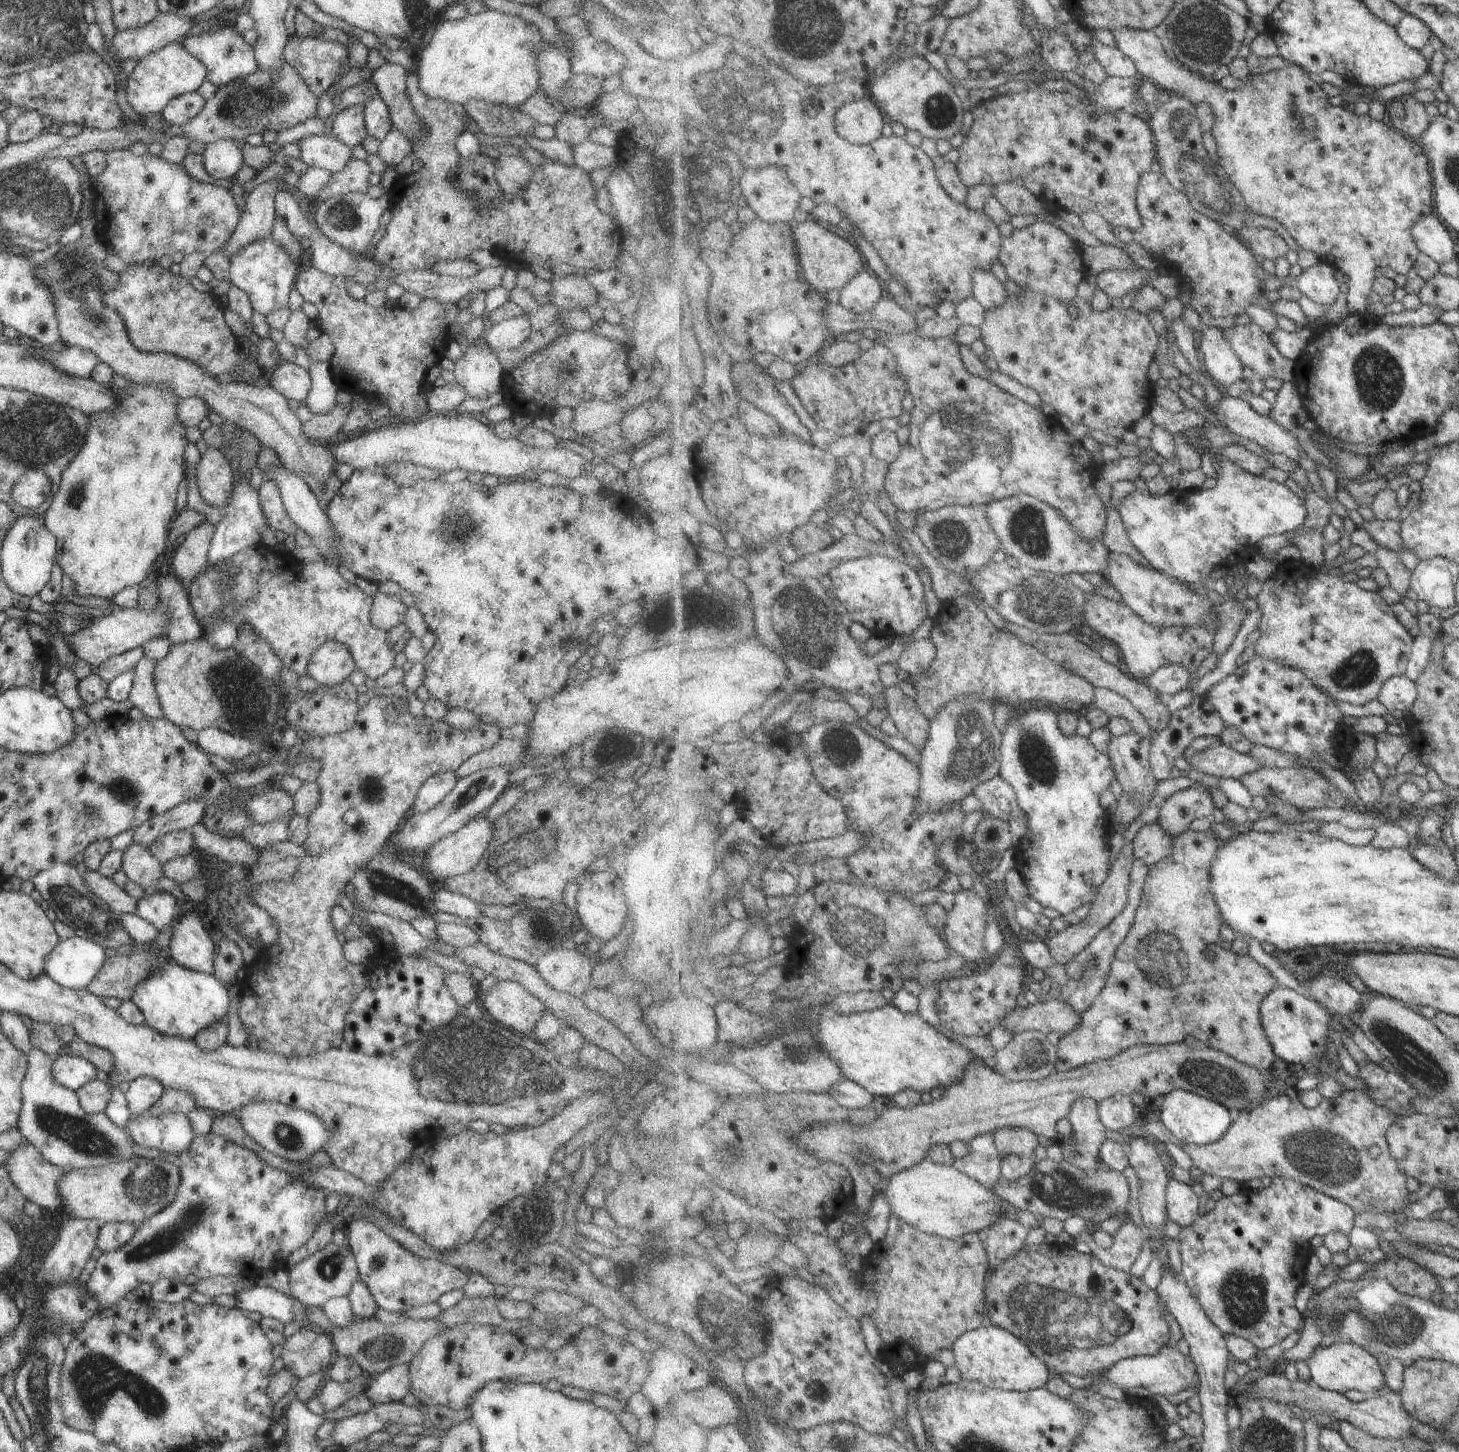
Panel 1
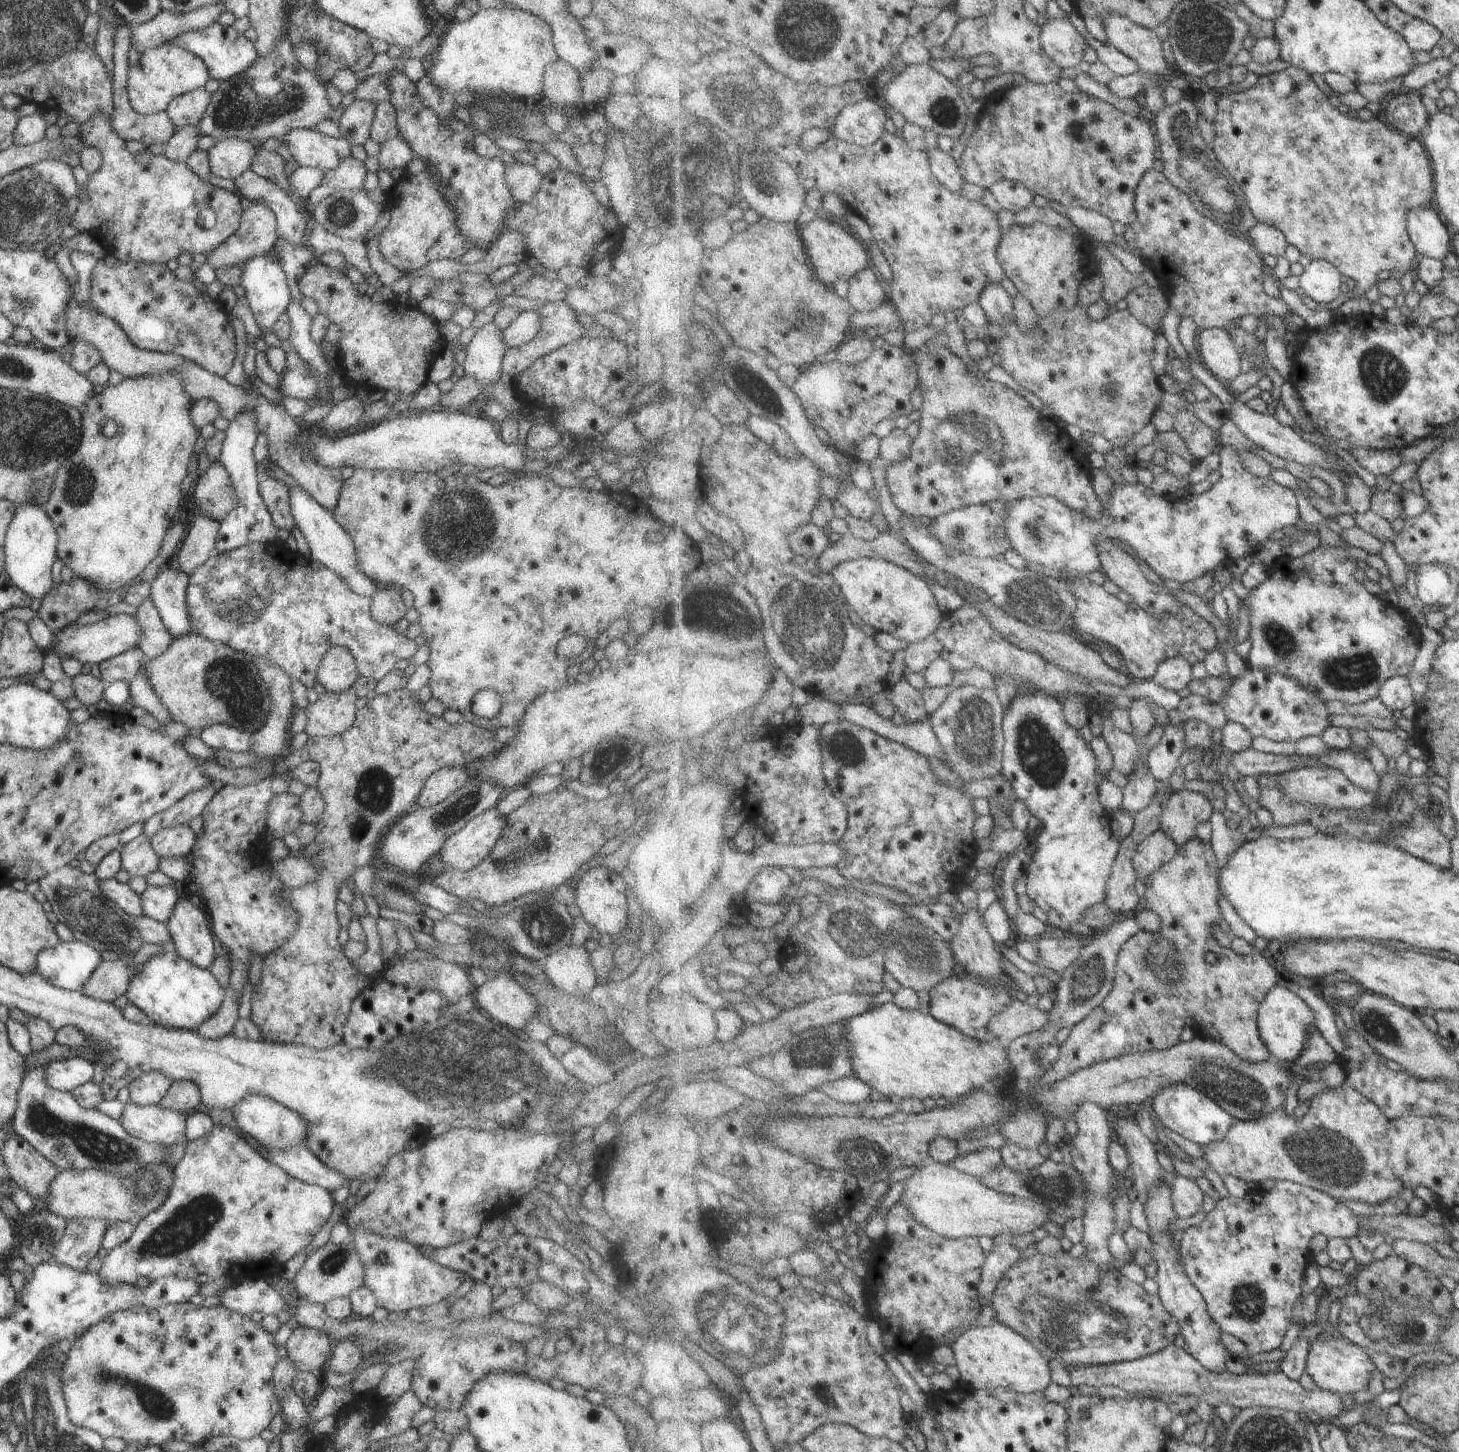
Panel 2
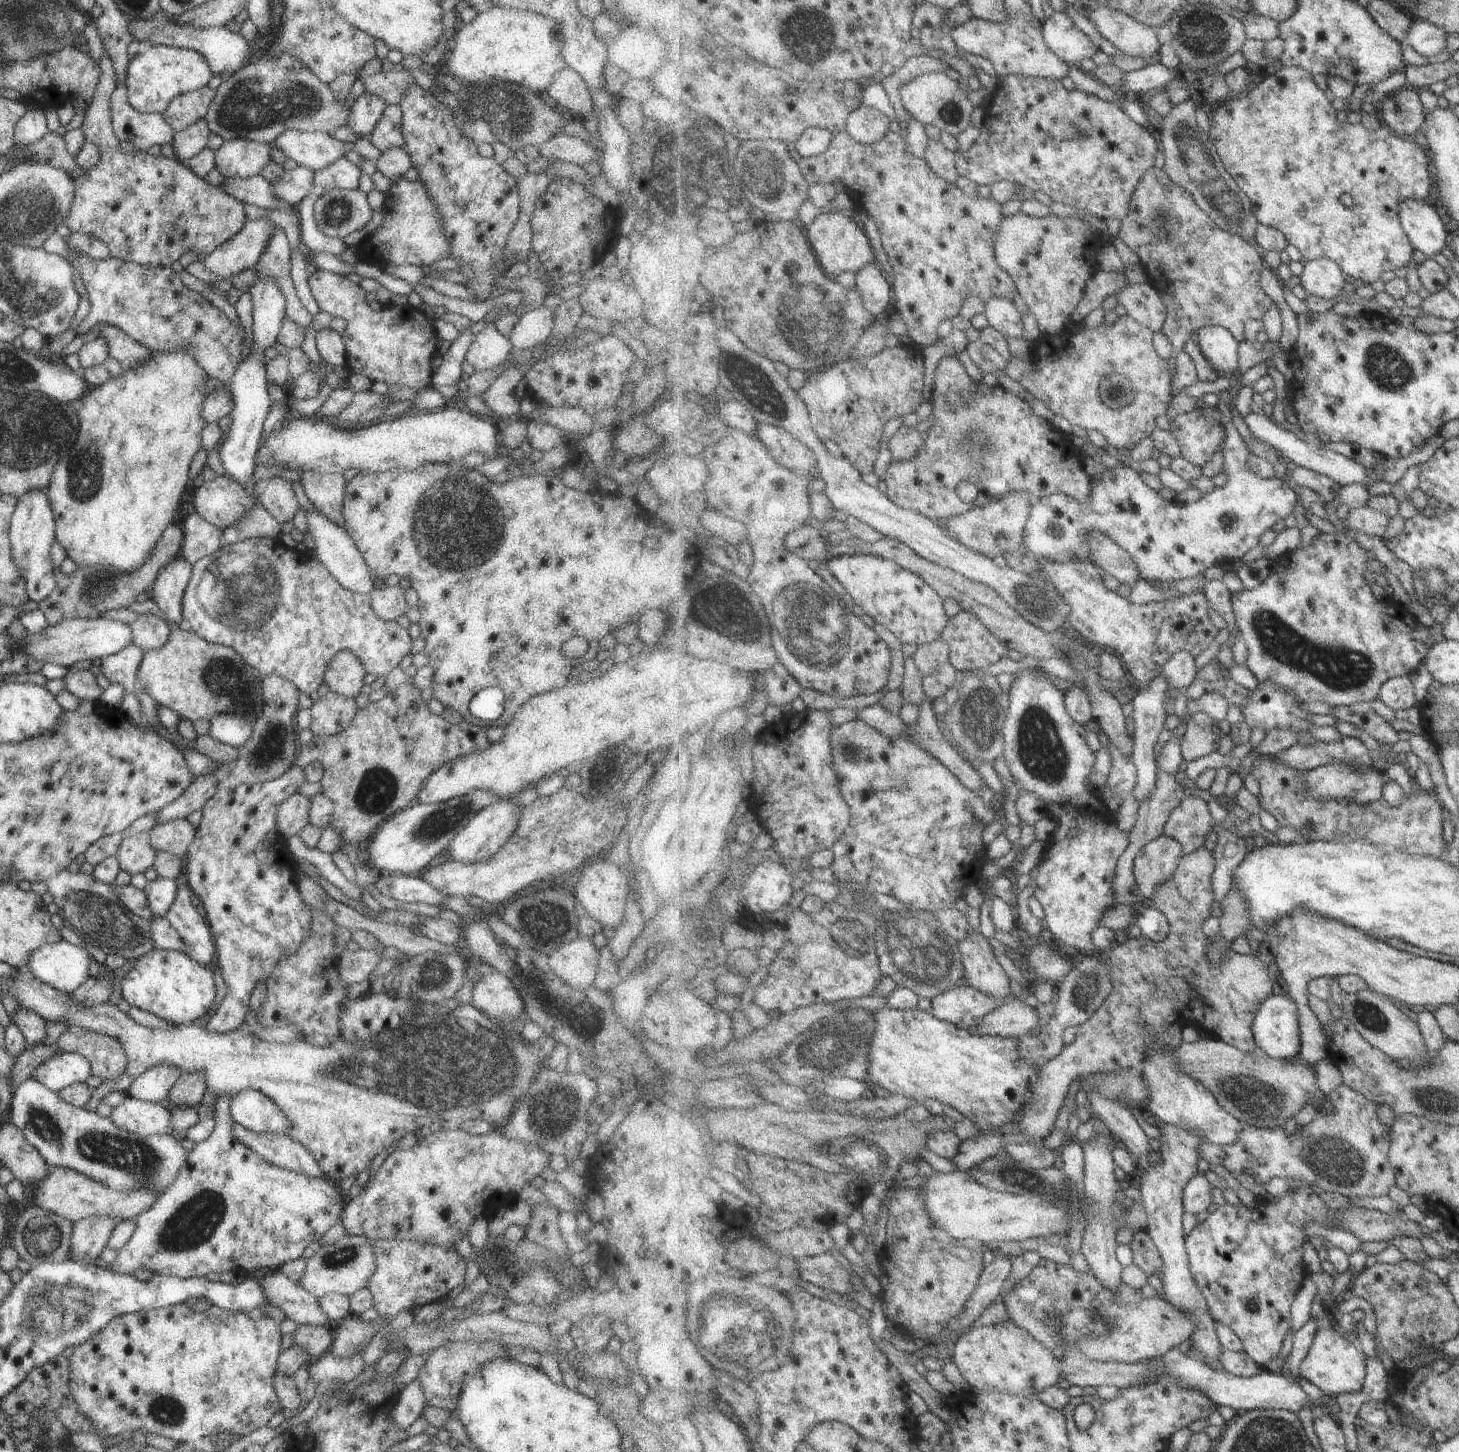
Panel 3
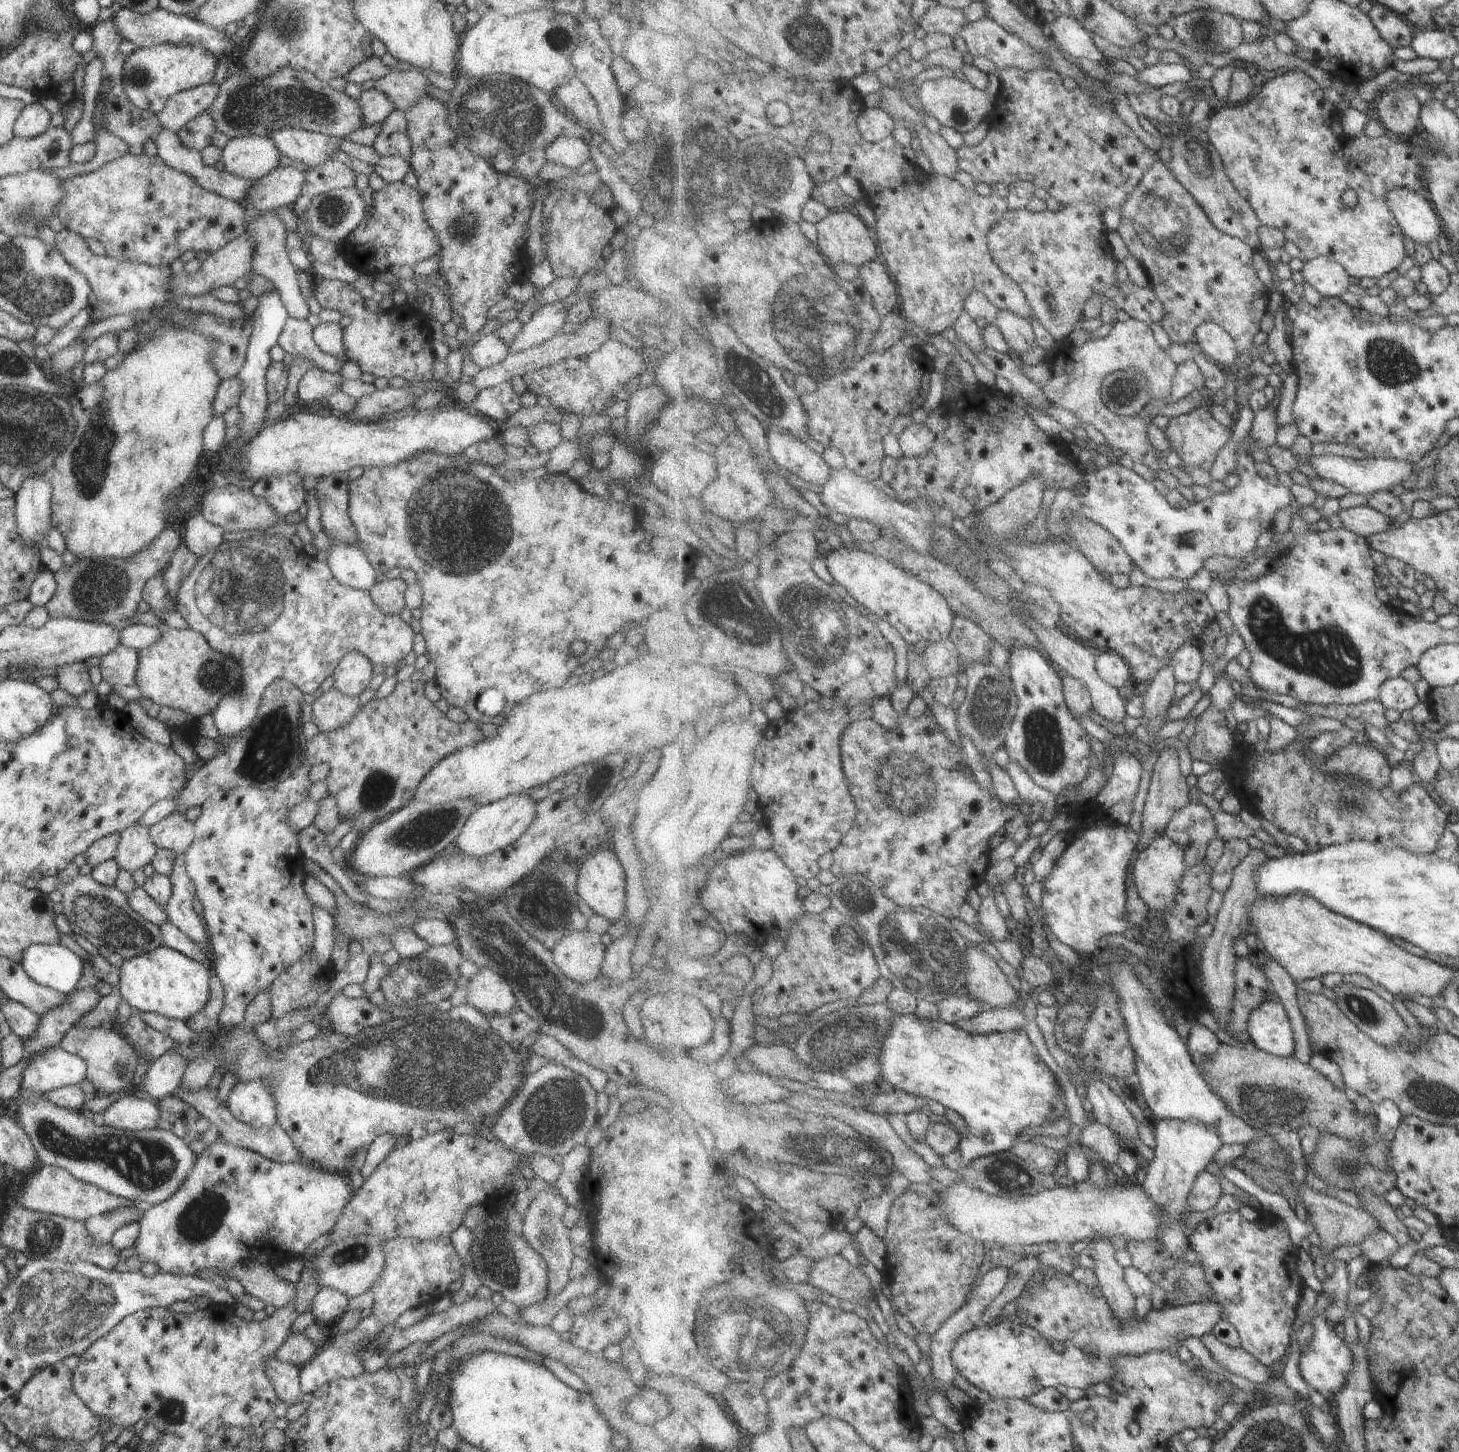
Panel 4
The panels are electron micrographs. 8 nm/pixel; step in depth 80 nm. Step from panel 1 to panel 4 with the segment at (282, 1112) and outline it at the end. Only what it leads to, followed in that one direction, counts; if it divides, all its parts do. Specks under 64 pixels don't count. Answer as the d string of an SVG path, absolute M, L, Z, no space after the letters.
M264 1079L238 1081L229 1092L226 1105L240 1122L247 1125L272 1126L277 1122L277 1104Z

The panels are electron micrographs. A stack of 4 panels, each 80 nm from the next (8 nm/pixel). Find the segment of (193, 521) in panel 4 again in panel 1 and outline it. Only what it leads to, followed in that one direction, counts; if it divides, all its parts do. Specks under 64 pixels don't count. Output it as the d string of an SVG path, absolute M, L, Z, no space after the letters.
M204 520L186 534L184 542L176 548L172 558L172 573L184 584L197 577L207 564L207 556L211 547L216 526Z

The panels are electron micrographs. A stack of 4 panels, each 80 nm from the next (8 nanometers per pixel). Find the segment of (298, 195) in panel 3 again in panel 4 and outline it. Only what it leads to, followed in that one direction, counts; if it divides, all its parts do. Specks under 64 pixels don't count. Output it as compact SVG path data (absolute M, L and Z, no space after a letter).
M276 167L262 178L259 178L256 184L249 190L247 197L244 197L240 204L248 210L256 208L261 212L279 207L288 206L297 199L301 194L301 188L305 179L305 172L295 167Z

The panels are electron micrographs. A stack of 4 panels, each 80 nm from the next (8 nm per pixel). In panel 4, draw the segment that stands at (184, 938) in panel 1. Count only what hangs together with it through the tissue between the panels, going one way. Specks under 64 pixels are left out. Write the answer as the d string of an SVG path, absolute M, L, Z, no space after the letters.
M177 855L169 877L172 881L173 891L170 900L165 906L169 921L182 929L187 936L196 941L210 954L210 942L202 916L196 913L192 902L194 902L195 884L187 873L185 858Z

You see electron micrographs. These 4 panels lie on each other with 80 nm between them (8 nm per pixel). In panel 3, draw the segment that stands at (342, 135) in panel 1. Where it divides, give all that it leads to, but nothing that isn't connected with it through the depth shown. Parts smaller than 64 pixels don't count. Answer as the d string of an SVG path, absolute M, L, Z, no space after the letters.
M363 93L349 108L351 114L346 125L357 132L357 139L368 138L382 118L386 105L379 96Z

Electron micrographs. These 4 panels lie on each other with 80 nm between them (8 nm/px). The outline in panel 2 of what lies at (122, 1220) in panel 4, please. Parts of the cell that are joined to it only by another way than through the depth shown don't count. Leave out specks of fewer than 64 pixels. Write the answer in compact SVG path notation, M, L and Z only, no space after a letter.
M70 1219L65 1233L54 1249L50 1262L86 1269L88 1262L98 1254L102 1238L109 1227L102 1219Z

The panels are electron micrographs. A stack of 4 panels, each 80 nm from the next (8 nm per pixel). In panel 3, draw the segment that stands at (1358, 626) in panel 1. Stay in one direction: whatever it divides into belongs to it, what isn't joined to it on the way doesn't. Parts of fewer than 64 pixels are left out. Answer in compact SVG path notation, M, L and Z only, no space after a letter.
M1346 531L1333 533L1321 533L1319 537L1306 548L1298 549L1296 552L1284 554L1271 561L1272 573L1255 589L1244 588L1233 594L1233 607L1237 616L1237 624L1240 628L1241 638L1246 642L1250 650L1247 666L1251 672L1262 683L1274 682L1282 689L1293 693L1300 701L1306 702L1316 700L1322 707L1333 709L1346 705L1357 705L1372 703L1381 698L1381 688L1394 677L1405 677L1418 672L1422 664L1426 662L1429 650L1435 645L1434 631L1431 626L1422 624L1422 618L1417 618L1406 609L1399 607L1392 599L1378 600L1372 592L1370 582L1366 580L1368 568L1368 552L1358 544L1358 540Z

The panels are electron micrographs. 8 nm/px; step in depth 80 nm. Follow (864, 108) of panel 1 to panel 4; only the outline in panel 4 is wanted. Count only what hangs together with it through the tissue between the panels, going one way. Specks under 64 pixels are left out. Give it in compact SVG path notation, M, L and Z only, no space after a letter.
M866 107L859 118L859 127L866 140L873 143L892 137L898 127L898 121L891 114L878 108Z

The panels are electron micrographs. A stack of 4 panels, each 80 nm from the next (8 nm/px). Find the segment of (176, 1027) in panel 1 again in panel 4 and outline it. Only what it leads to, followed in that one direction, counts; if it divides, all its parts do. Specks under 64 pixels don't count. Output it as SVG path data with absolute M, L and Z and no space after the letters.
M160 945L150 952L124 959L119 976L120 997L133 1010L185 1021L208 1002L212 970L207 962L188 958L172 947Z

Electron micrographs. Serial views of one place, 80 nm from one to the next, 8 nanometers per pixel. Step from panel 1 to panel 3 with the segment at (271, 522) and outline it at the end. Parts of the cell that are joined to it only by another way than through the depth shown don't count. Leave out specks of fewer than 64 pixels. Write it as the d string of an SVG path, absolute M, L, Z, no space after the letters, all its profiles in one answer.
M282 477L261 479L255 482L252 490L262 506L282 525L293 520L300 509L292 482Z

